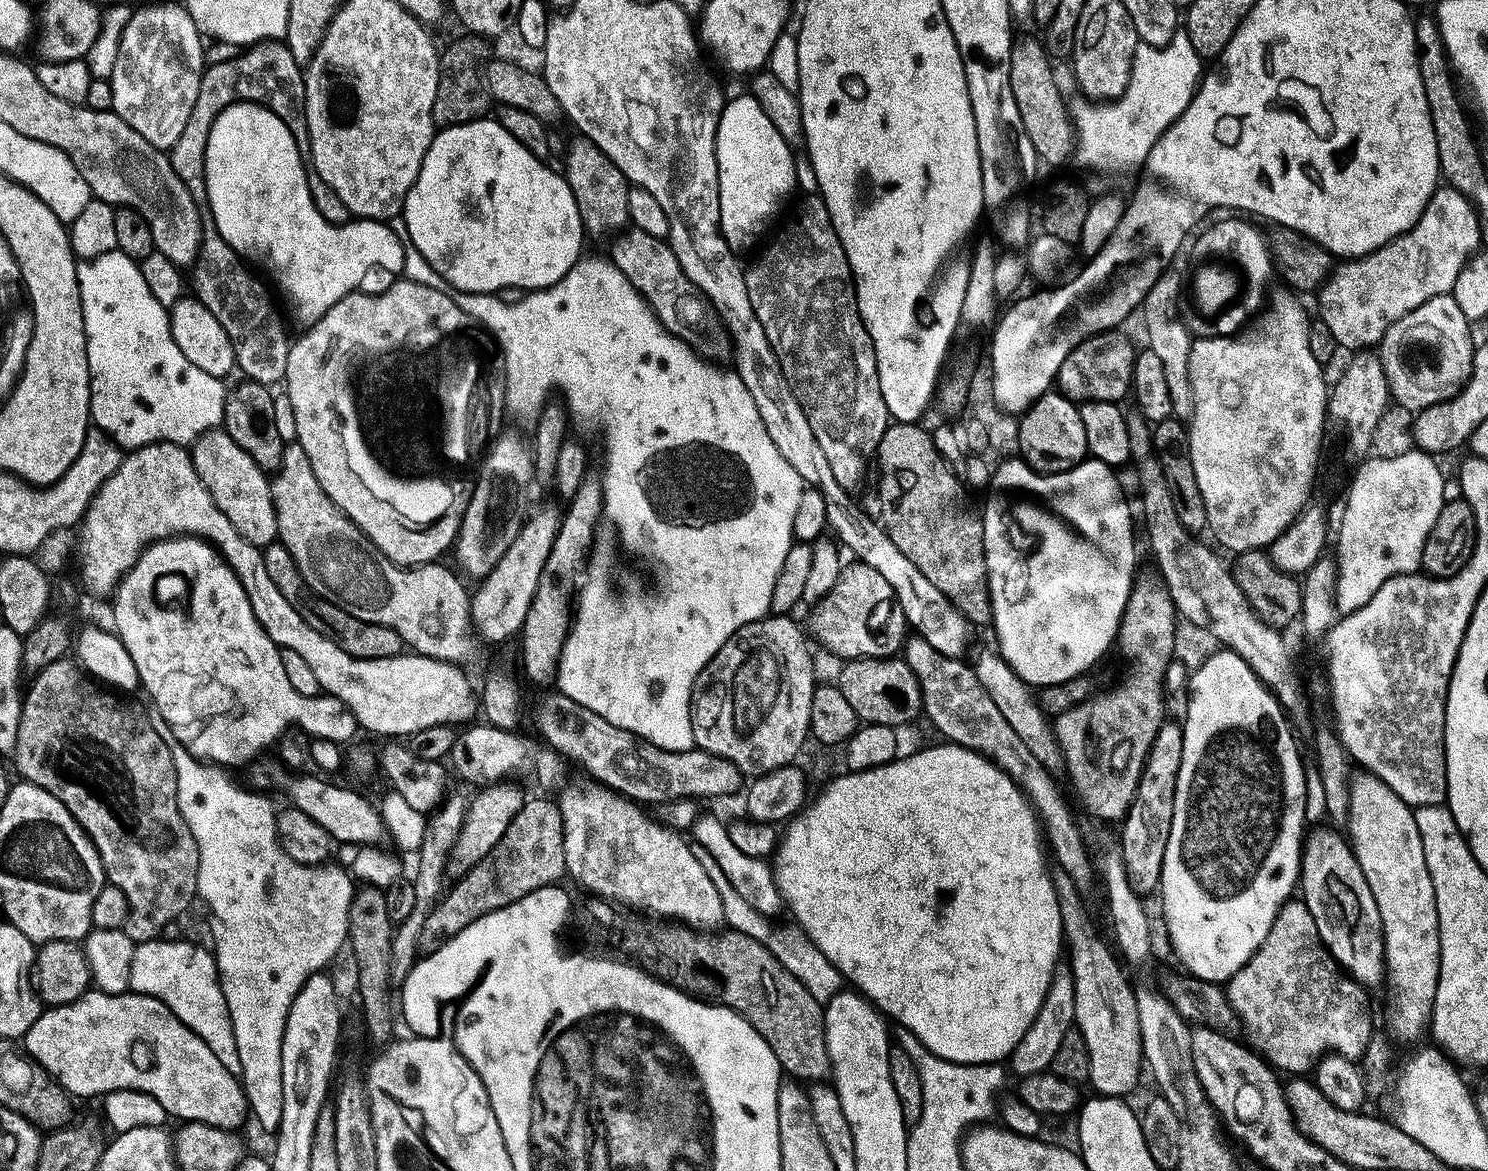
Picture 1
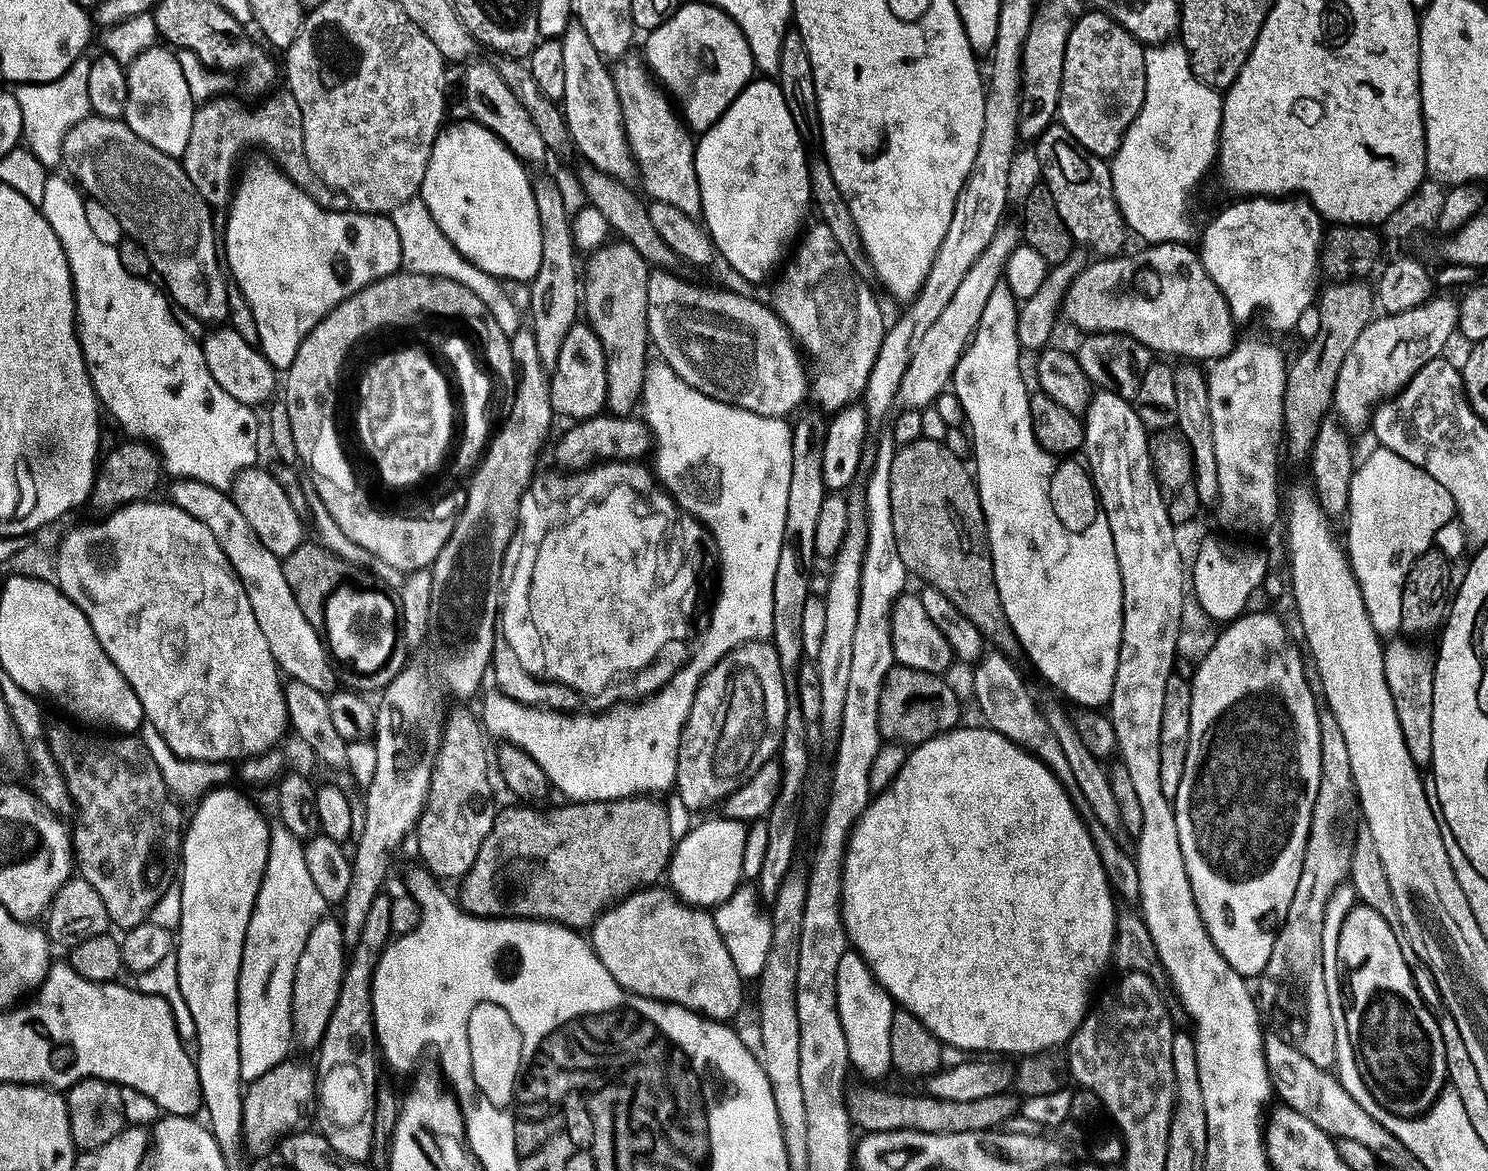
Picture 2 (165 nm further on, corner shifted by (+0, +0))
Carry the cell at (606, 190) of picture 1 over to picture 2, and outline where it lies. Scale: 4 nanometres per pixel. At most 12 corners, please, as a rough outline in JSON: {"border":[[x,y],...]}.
{"border":[[591,253],[582,312],[602,342],[607,411],[632,416],[650,367],[650,266]]}

